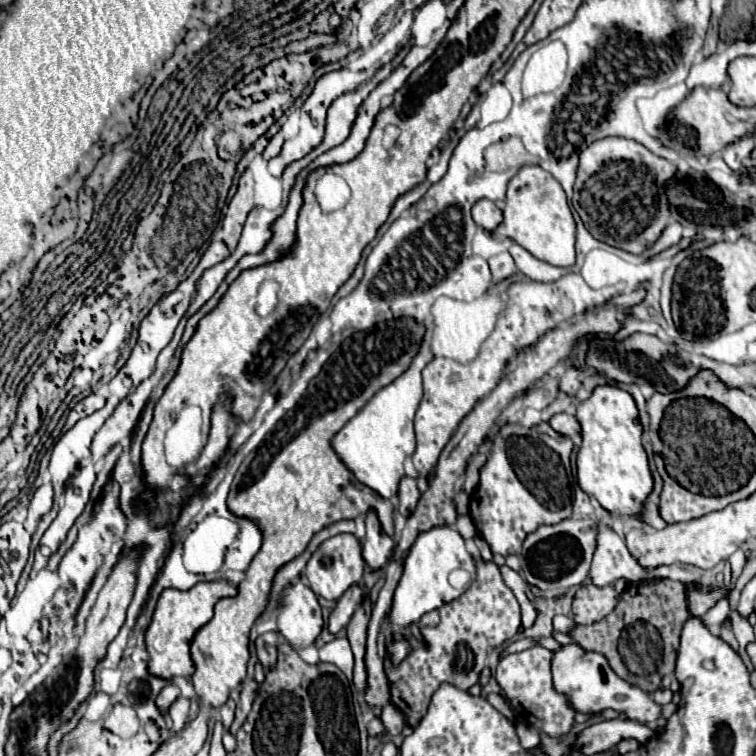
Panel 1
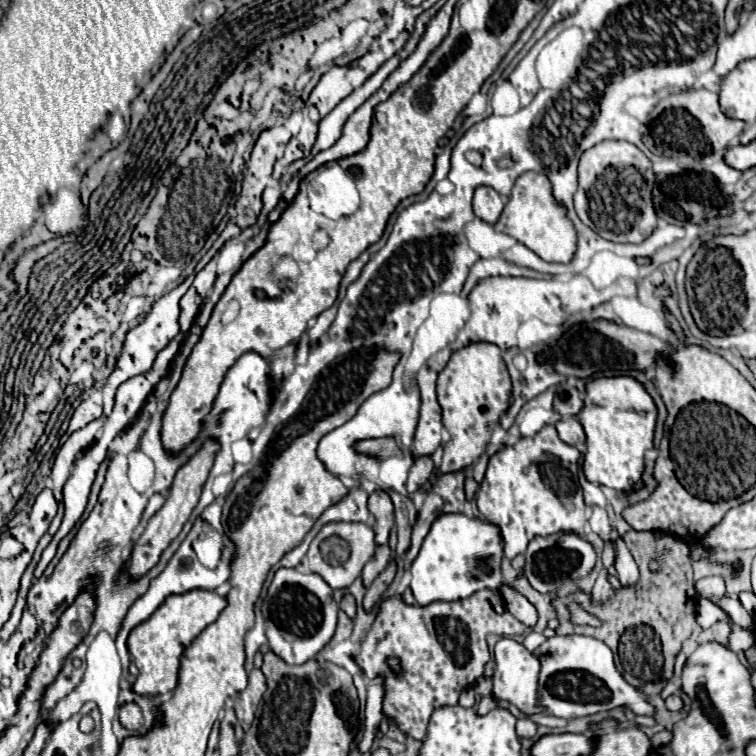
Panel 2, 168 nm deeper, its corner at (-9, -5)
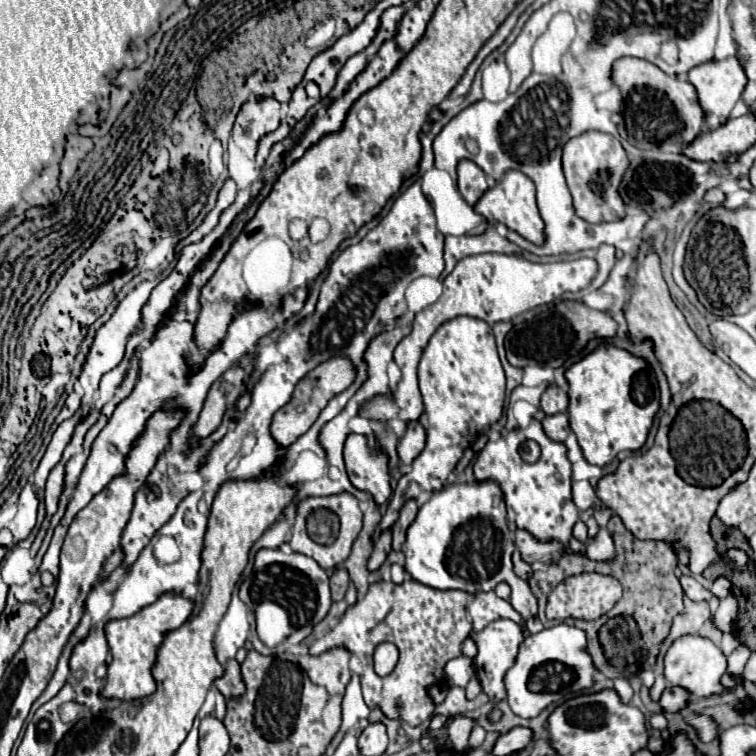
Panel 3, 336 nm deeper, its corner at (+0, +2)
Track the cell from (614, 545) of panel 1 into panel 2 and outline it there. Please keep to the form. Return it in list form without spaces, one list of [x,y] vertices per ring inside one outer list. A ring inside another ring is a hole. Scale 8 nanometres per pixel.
[[[600,506],[592,508],[590,526],[594,532],[598,532],[602,536],[602,540],[610,540],[610,538],[614,540],[614,532],[612,532],[612,526],[610,526],[610,520],[608,520],[608,514],[604,508],[600,508]]]

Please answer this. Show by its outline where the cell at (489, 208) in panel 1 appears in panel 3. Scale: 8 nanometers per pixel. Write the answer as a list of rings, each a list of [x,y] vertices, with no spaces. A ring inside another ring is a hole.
[[[461,161],[457,167],[459,173],[459,191],[463,195],[463,199],[475,207],[475,203],[483,197],[483,193],[489,189],[485,173],[473,163],[473,161]]]

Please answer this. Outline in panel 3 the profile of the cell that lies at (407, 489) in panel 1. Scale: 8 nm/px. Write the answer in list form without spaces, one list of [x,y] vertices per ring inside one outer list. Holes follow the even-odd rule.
[[[413,421],[407,425],[405,437],[397,445],[397,453],[403,465],[411,465],[419,453],[425,449],[425,429],[419,421]]]

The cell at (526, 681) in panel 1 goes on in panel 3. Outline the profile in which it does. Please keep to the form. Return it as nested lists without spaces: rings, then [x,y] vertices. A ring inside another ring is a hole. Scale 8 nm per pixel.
[[[497,619],[493,621],[491,625],[487,625],[483,631],[475,633],[475,641],[477,641],[477,657],[473,659],[475,661],[475,675],[485,691],[485,695],[497,703],[497,701],[503,701],[507,699],[507,689],[505,689],[505,673],[513,667],[515,659],[517,659],[517,649],[523,641],[523,633],[519,629],[519,625],[515,625],[511,619]]]

